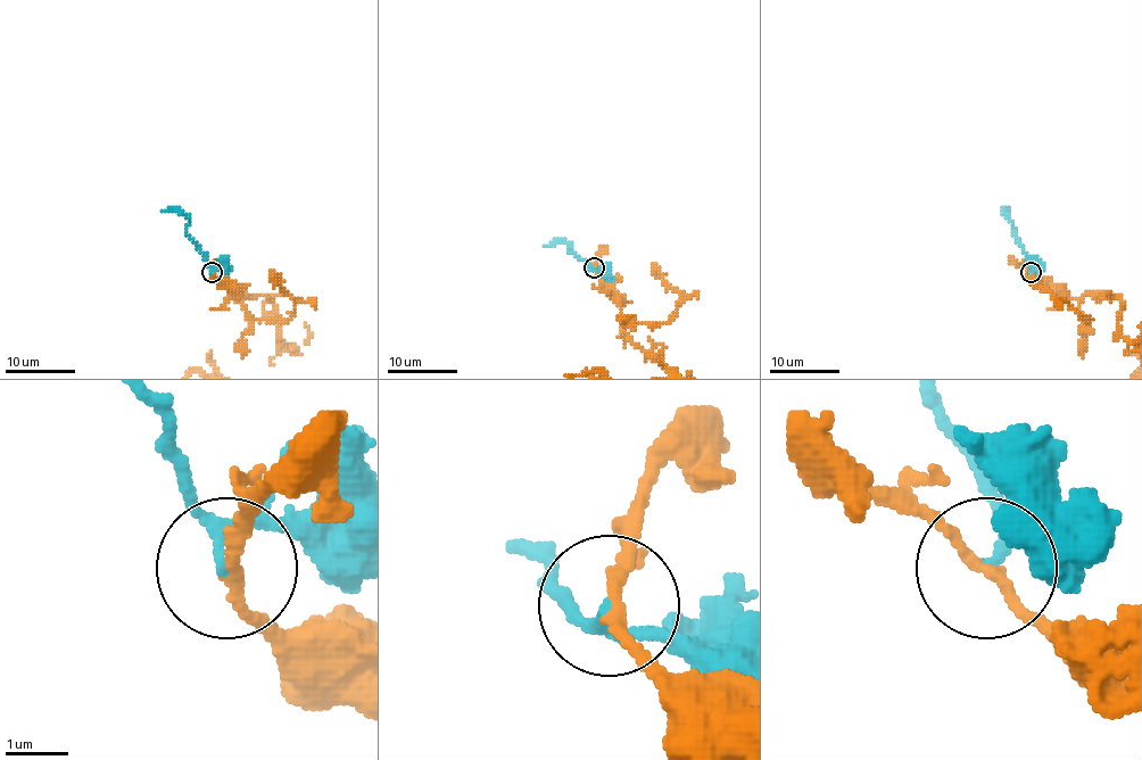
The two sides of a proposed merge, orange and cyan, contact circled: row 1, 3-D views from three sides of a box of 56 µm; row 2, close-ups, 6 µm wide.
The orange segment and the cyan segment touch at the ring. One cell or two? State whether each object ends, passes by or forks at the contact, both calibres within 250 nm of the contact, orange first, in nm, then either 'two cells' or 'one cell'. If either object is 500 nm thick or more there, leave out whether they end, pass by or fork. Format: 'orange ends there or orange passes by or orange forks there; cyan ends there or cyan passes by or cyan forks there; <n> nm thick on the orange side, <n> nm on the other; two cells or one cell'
orange passes by; cyan passes by; 180 nm thick on the orange side, 160 nm on the other; one cell

